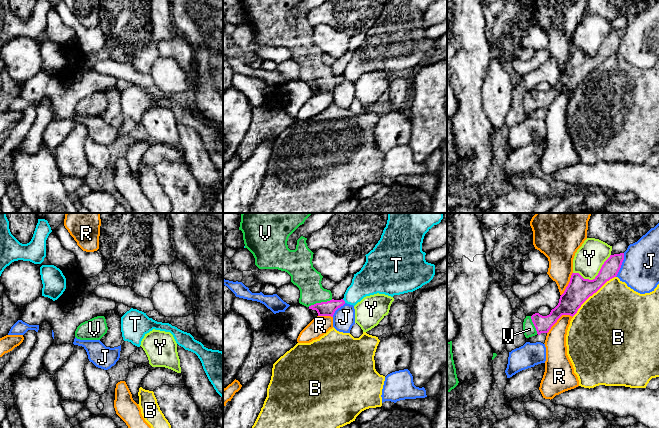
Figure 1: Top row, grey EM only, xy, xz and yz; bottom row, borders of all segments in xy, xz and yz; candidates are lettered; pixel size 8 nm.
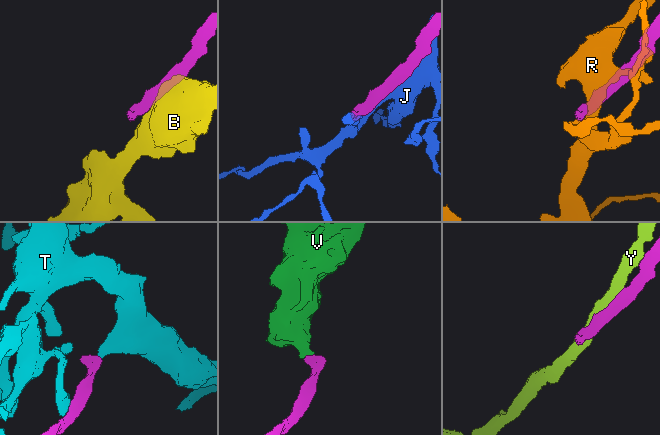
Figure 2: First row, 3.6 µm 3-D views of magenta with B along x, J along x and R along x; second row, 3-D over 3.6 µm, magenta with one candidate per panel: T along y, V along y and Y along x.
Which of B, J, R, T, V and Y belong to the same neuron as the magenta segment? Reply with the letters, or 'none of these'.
V

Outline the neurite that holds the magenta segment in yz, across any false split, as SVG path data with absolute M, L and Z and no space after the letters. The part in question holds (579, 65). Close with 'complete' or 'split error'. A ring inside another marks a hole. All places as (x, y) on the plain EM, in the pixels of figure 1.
M624 29L610 31L602 41L598 51L593 55L584 55L579 49L572 49L570 58L560 72L558 81L547 92L535 89L526 92L523 107L526 114L548 109L562 91L574 92L581 81L596 69L607 57L617 52Z | split error

